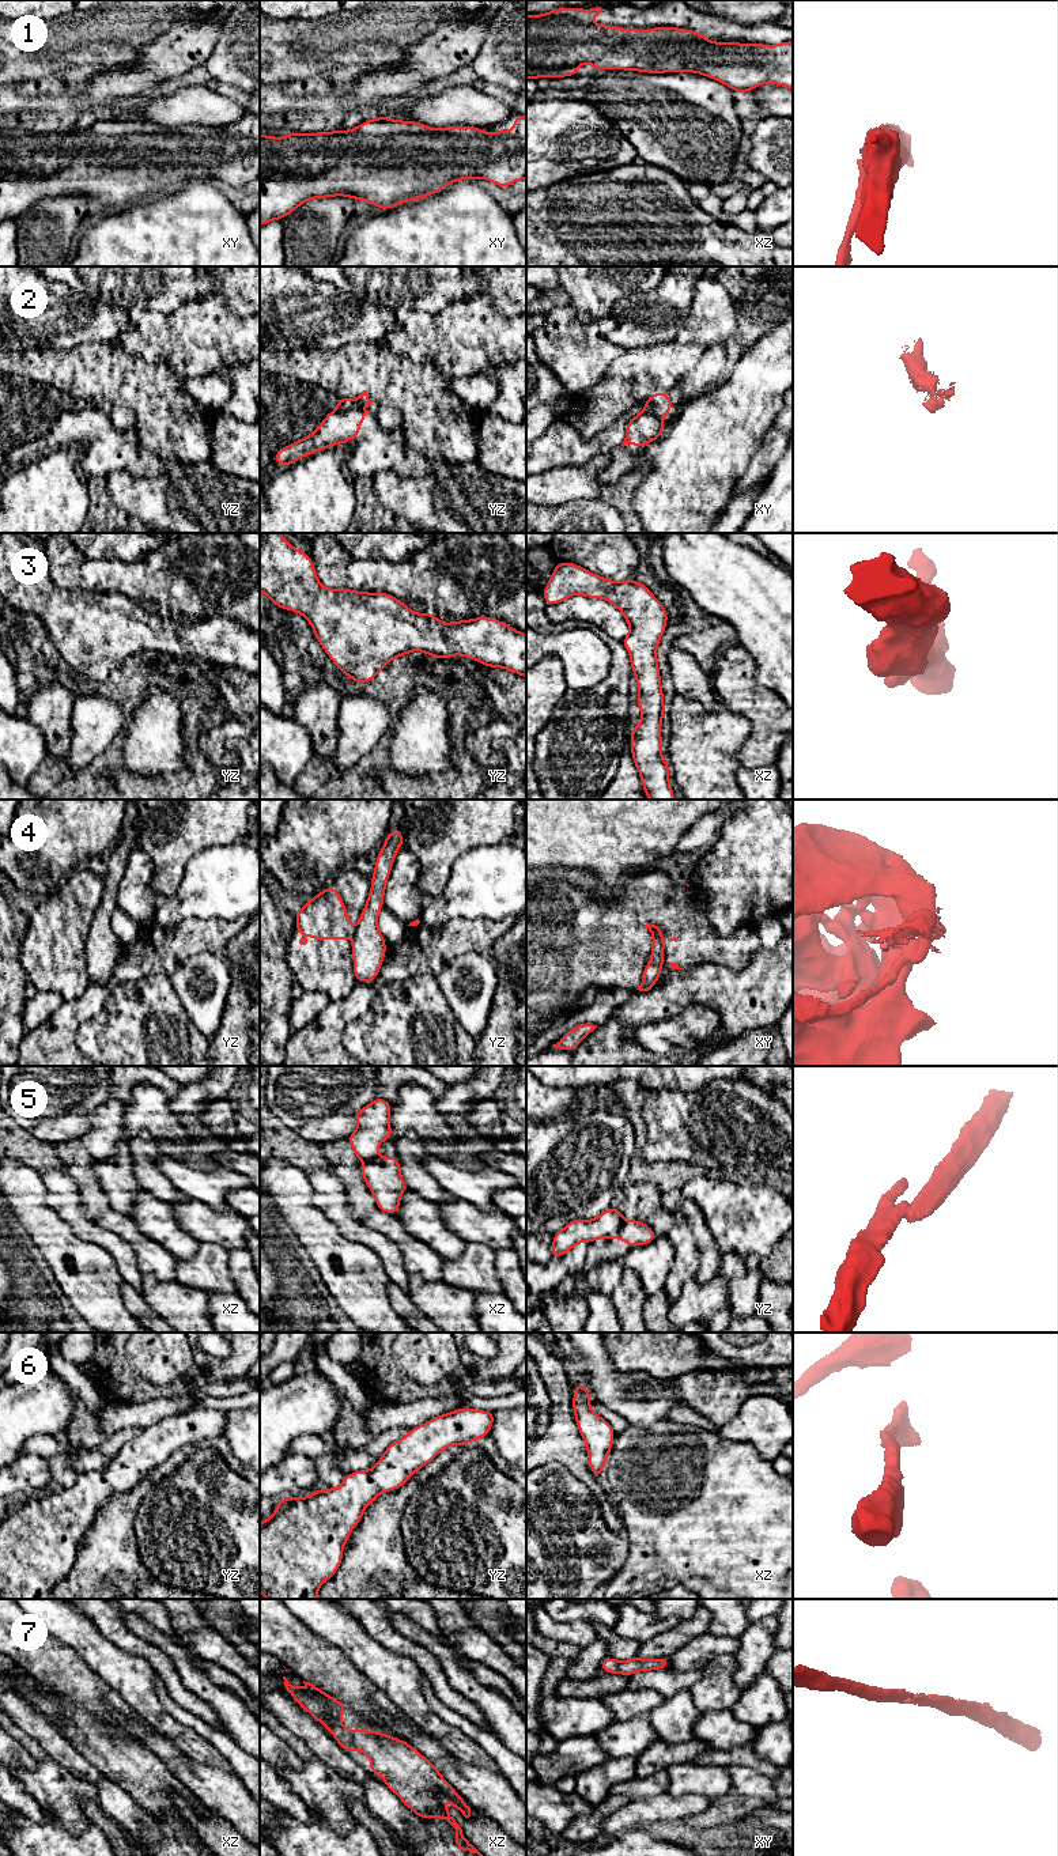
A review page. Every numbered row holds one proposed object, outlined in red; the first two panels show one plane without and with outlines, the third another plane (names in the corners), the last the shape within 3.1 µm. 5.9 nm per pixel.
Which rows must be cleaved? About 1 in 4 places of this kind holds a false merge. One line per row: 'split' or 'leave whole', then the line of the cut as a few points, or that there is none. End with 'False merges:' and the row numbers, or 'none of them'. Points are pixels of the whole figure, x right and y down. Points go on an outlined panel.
1: leave whole; no cut
2: split; cut in yz along (359, 407), (336, 411)
3: leave whole; no cut
4: split; cut in yz along (356, 929), (352, 940)
5: split; cut in yz along (623, 1220), (615, 1236)
6: leave whole; no cut
7: leave whole; no cut
False merges: 2, 4, 5

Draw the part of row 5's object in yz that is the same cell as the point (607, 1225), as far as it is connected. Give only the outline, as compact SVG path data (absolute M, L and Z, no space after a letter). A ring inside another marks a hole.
M608 1207L594 1220L573 1220L553 1235L551 1258L560 1258L579 1241L592 1243L597 1239L616 1237L623 1222L620 1207Z

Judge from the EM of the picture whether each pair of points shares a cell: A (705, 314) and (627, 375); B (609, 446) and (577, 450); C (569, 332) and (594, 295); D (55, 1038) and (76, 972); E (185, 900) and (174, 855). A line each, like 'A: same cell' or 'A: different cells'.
A: same cell
B: same cell
C: different cells
D: different cells
E: different cells

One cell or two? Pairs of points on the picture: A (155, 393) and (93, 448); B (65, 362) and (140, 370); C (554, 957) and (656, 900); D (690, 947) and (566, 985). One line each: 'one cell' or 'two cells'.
A: two cells
B: one cell
C: one cell
D: one cell

